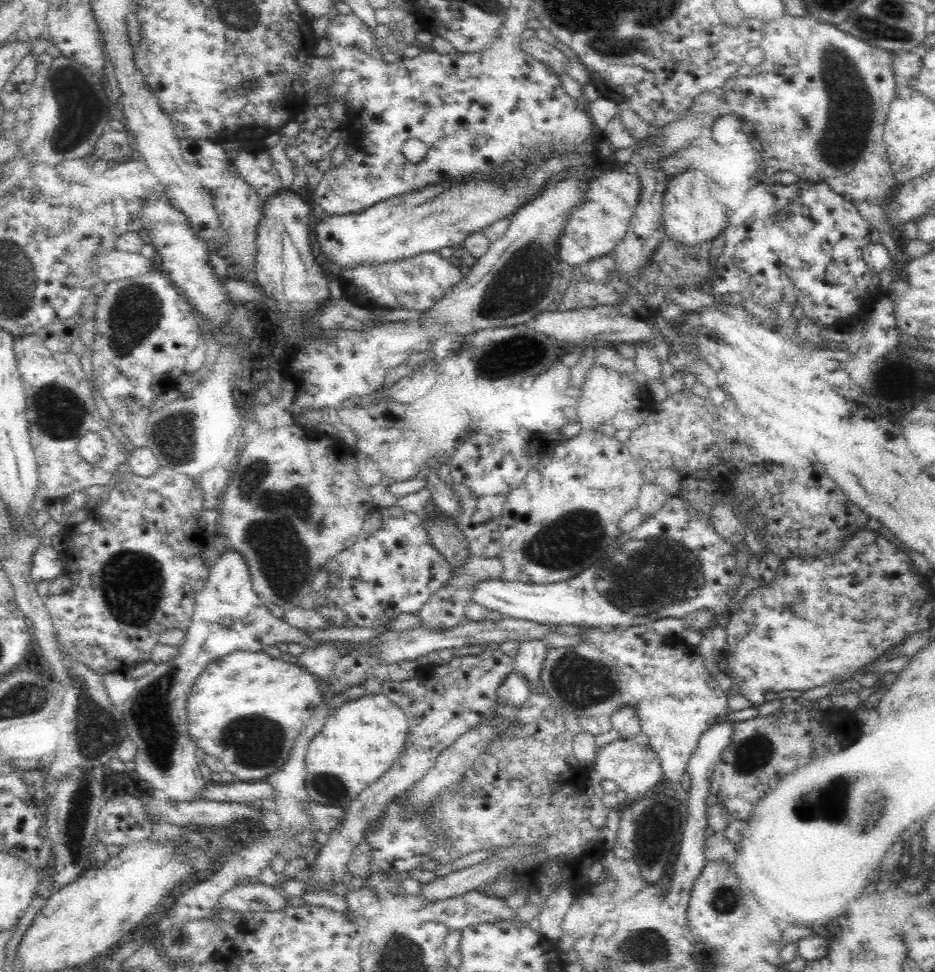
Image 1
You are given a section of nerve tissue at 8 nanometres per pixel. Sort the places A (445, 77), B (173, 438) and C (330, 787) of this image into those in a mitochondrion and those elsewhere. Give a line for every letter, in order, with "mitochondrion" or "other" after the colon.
A: other
B: mitochondrion
C: mitochondrion

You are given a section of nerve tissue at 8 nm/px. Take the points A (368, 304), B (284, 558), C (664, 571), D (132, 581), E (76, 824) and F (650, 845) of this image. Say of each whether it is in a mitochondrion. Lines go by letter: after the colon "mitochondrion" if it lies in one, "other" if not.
A: other
B: mitochondrion
C: mitochondrion
D: mitochondrion
E: mitochondrion
F: mitochondrion

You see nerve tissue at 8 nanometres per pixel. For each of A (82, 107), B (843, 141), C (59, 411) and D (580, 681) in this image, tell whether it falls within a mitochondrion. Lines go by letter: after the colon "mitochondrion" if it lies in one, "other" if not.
A: mitochondrion
B: mitochondrion
C: mitochondrion
D: mitochondrion

